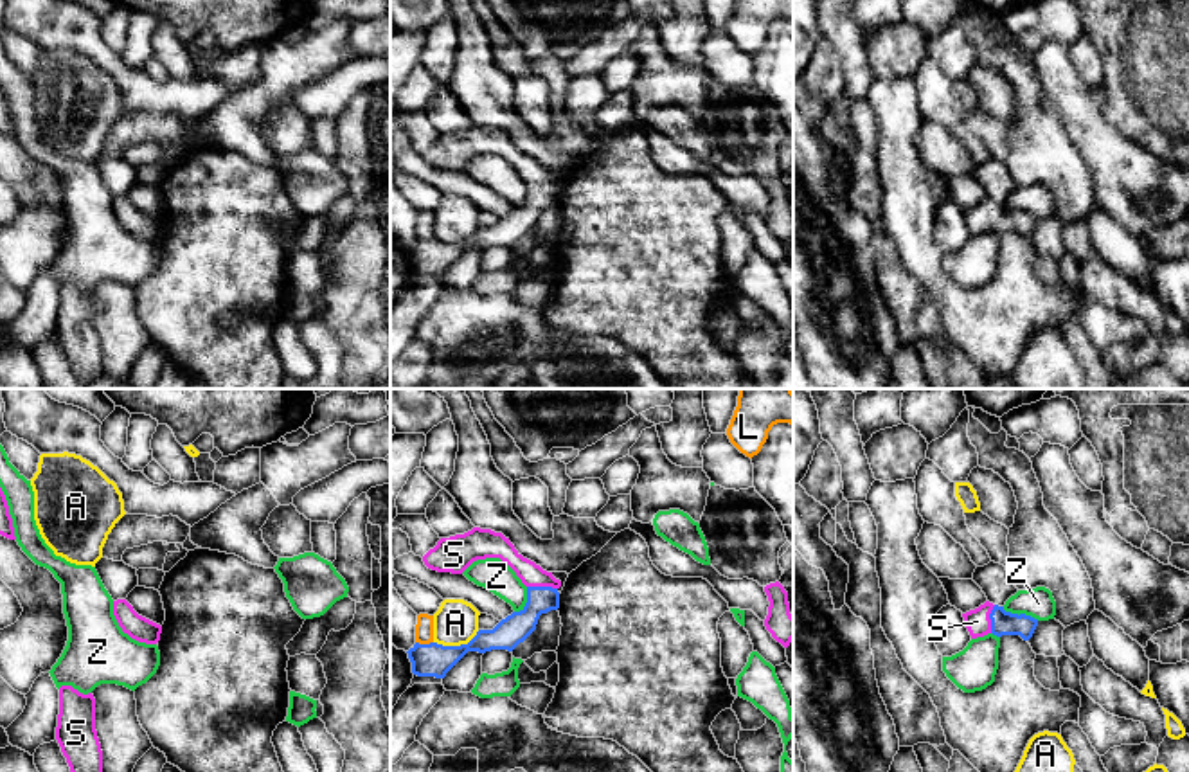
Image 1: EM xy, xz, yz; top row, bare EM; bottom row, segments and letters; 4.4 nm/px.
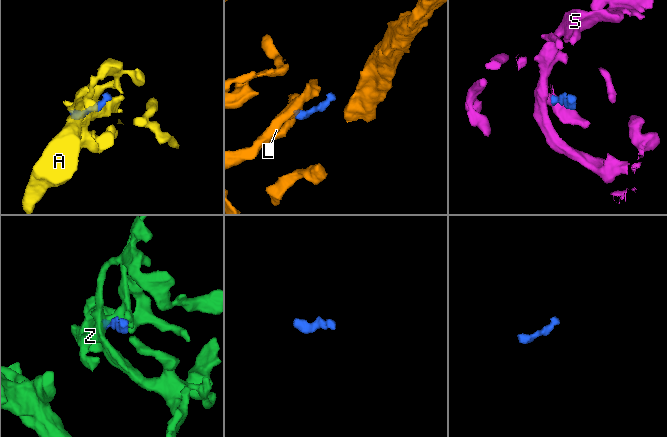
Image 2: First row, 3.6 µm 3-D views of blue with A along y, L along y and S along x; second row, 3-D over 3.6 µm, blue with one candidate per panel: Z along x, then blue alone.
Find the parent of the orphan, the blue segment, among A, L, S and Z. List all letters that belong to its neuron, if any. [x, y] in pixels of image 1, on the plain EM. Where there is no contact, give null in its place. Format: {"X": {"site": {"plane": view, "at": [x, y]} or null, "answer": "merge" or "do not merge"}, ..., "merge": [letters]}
{"A": {"site": {"plane": "xz", "at": [455, 243]}, "answer": "do not merge"}, "L": {"site": {"plane": "xz", "at": [425, 242]}, "answer": "do not merge"}, "S": {"site": {"plane": "xz", "at": [542, 184]}, "answer": "merge"}, "Z": {"site": {"plane": "yz", "at": [1020, 211]}, "answer": "do not merge"}, "merge": ["S"]}

